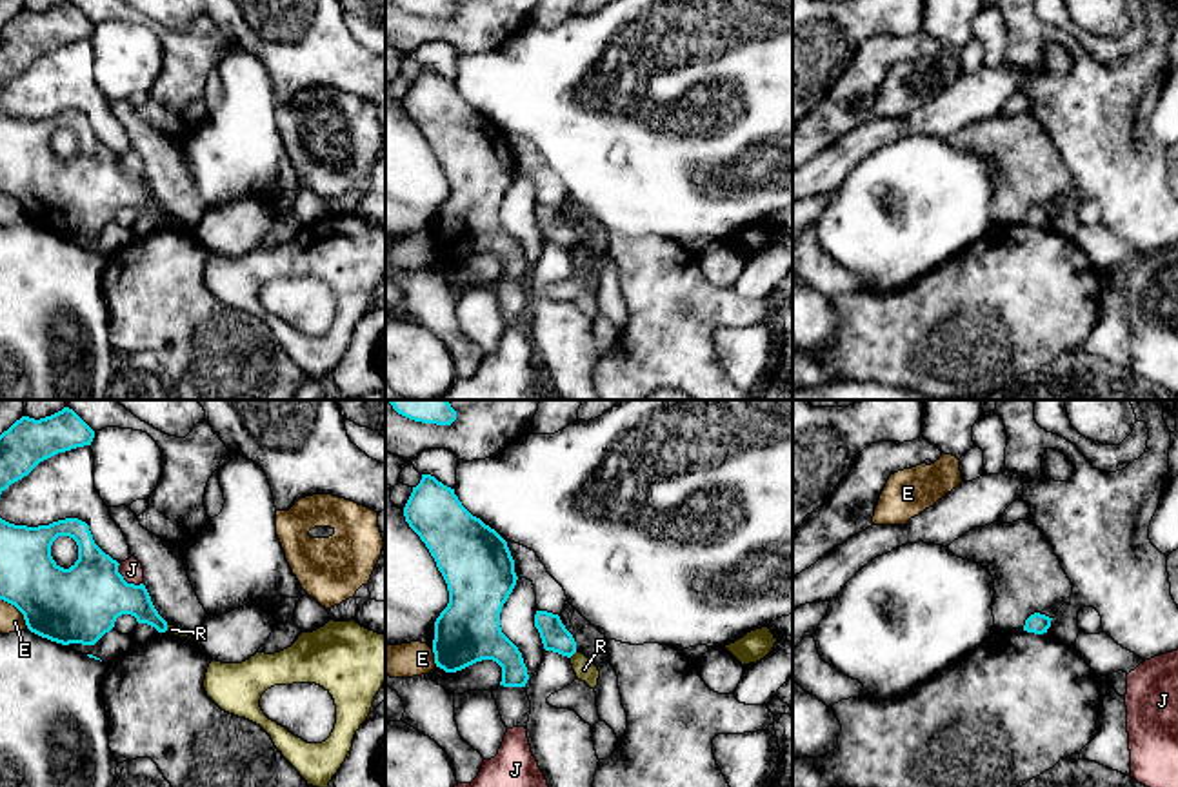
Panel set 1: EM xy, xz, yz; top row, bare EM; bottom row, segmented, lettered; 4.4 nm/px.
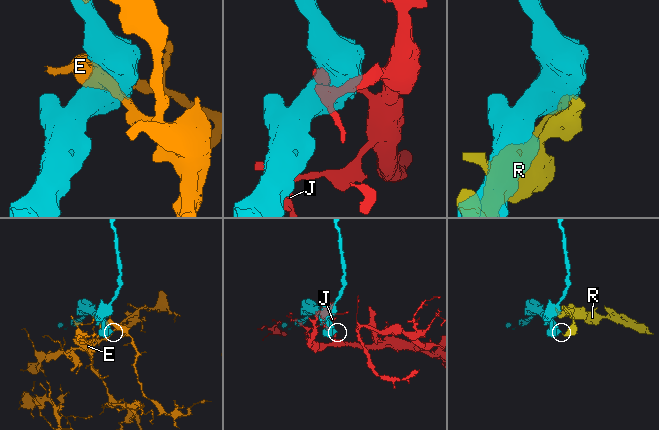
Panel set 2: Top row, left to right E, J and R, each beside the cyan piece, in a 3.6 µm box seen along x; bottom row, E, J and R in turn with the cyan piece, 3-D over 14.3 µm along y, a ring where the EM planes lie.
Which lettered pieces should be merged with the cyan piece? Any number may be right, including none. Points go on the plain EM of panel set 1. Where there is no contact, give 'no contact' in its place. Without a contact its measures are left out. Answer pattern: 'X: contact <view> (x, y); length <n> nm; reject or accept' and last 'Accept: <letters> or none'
E: contact xy (19, 202); length 180 nm; reject
J: contact xy (126, 175); length 150 nm; reject
R: contact xz (571, 248); length 40 nm; reject
Accept: none

